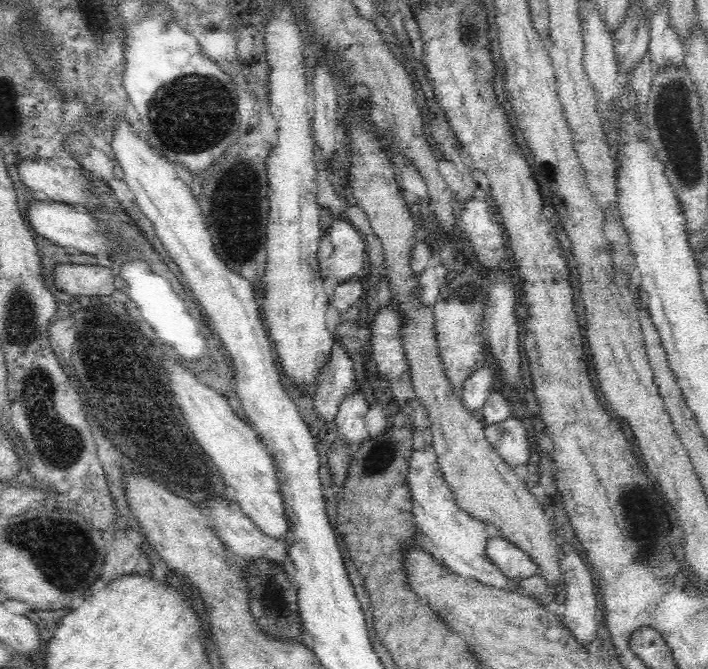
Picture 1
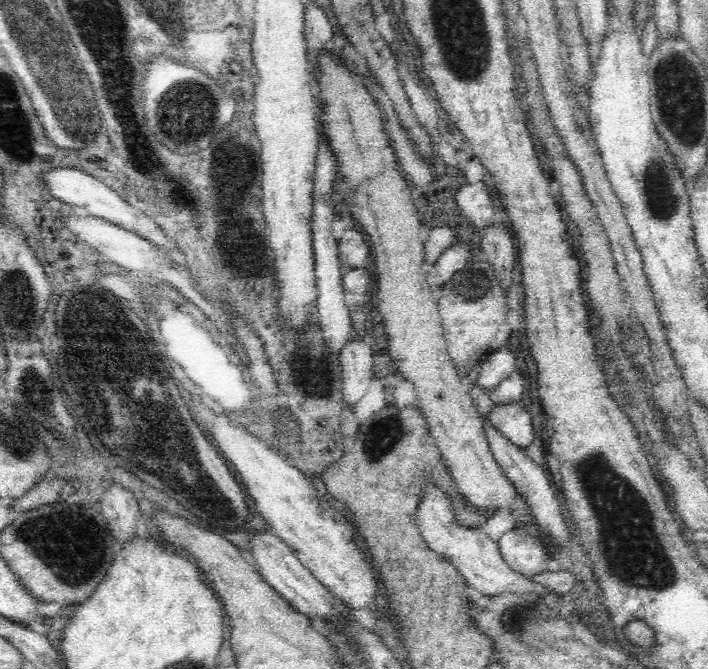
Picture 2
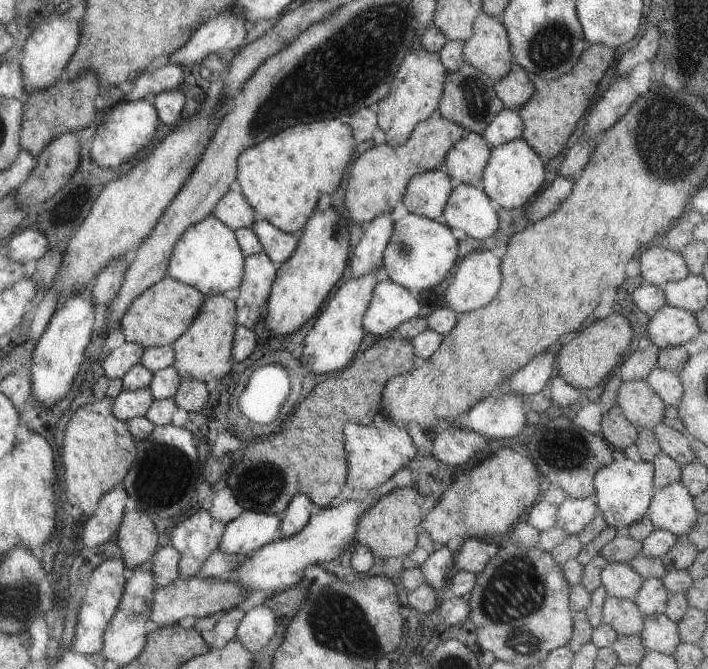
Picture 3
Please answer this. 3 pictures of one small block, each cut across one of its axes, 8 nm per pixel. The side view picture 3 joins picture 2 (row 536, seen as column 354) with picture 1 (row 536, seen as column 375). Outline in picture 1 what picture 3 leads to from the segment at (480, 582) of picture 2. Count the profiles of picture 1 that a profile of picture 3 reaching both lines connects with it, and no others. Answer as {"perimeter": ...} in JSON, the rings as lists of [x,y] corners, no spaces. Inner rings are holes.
{"perimeter":[[[406,369],[389,387],[394,397],[396,413],[401,414],[402,424],[410,429],[413,438],[407,484],[411,498],[411,514],[414,522],[420,527],[420,532],[415,538],[416,545],[425,548],[457,576],[474,578],[483,584],[504,590],[516,589],[516,586],[508,586],[510,579],[506,579],[498,568],[490,563],[486,555],[489,542],[486,525],[470,518],[458,508],[452,489],[447,485],[440,471],[437,454],[431,445],[429,420],[424,405],[412,386],[410,369]]]}

